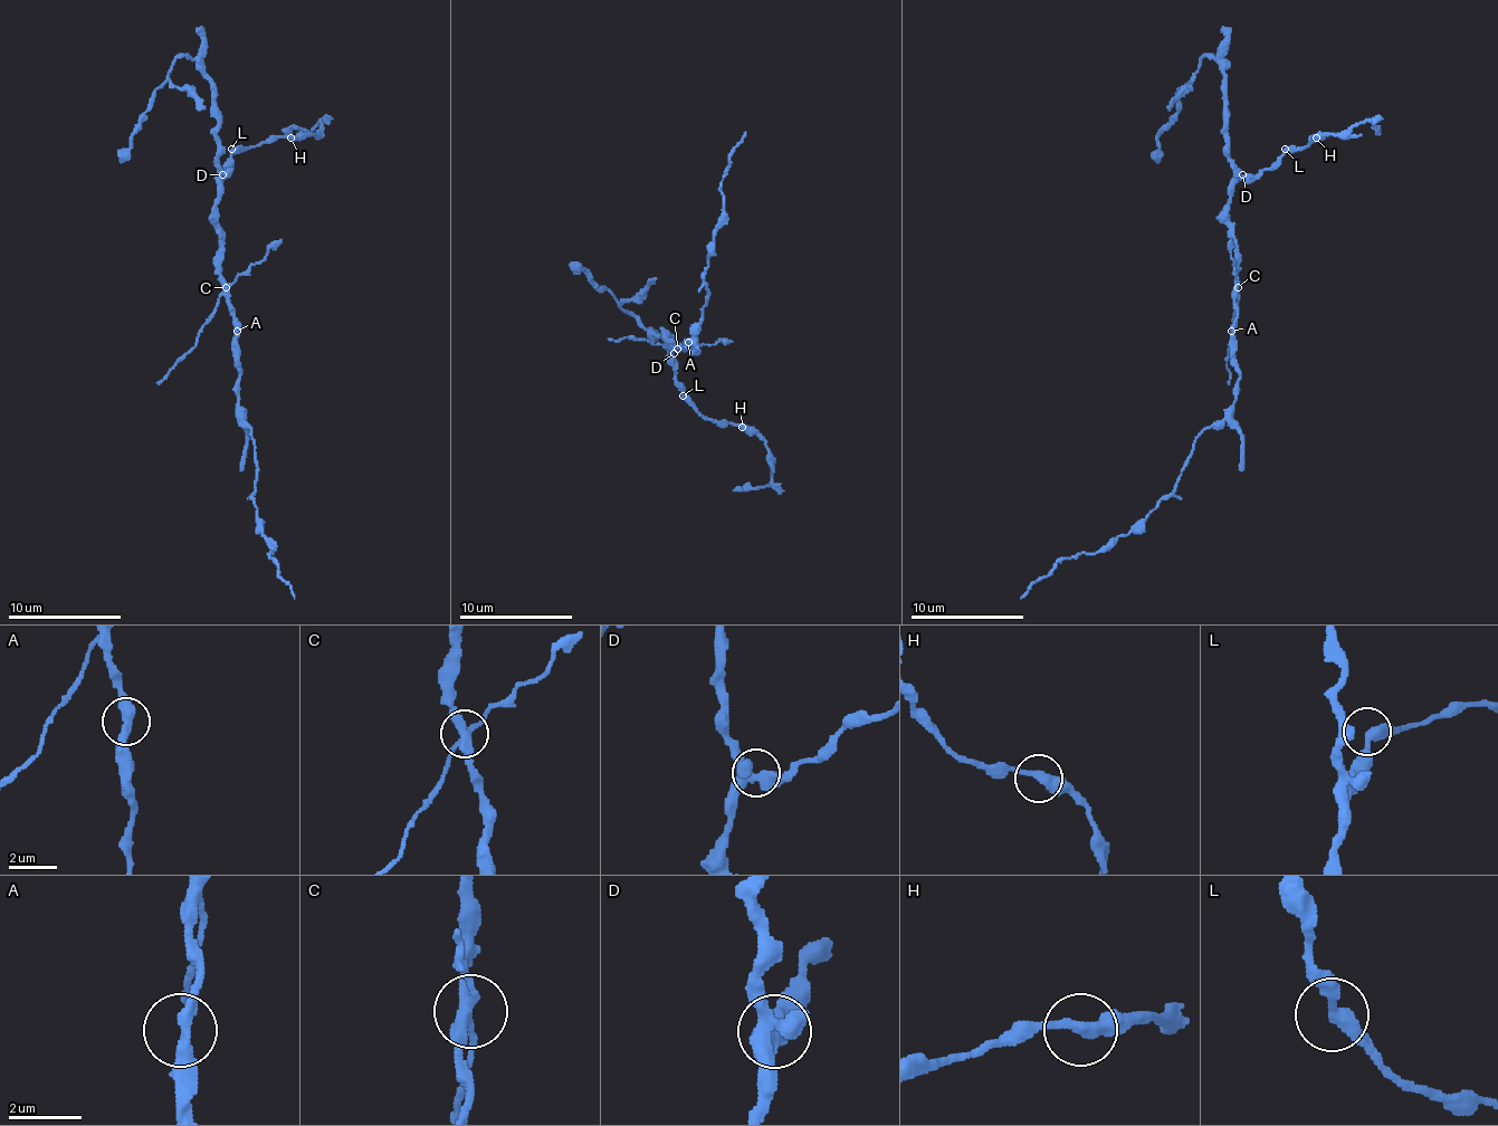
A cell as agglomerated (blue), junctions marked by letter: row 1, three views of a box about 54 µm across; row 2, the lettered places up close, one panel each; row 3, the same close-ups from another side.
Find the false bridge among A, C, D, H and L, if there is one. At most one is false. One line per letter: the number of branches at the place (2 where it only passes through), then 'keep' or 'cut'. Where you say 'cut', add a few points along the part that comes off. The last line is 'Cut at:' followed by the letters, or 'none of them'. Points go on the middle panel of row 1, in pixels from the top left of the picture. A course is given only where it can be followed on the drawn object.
A: branches 2; keep
C: branches 4; cut; course (677, 347), (631, 336), (609, 340)
D: branches 4; keep
H: branches 2; keep
L: branches 2; keep
Cut at: C

